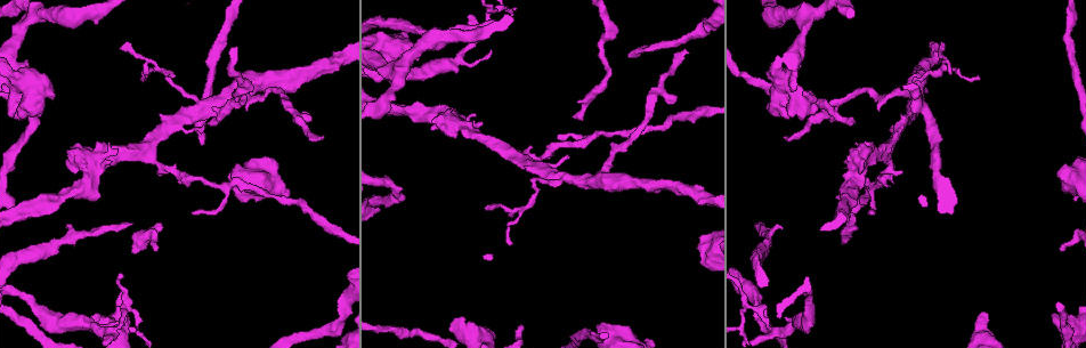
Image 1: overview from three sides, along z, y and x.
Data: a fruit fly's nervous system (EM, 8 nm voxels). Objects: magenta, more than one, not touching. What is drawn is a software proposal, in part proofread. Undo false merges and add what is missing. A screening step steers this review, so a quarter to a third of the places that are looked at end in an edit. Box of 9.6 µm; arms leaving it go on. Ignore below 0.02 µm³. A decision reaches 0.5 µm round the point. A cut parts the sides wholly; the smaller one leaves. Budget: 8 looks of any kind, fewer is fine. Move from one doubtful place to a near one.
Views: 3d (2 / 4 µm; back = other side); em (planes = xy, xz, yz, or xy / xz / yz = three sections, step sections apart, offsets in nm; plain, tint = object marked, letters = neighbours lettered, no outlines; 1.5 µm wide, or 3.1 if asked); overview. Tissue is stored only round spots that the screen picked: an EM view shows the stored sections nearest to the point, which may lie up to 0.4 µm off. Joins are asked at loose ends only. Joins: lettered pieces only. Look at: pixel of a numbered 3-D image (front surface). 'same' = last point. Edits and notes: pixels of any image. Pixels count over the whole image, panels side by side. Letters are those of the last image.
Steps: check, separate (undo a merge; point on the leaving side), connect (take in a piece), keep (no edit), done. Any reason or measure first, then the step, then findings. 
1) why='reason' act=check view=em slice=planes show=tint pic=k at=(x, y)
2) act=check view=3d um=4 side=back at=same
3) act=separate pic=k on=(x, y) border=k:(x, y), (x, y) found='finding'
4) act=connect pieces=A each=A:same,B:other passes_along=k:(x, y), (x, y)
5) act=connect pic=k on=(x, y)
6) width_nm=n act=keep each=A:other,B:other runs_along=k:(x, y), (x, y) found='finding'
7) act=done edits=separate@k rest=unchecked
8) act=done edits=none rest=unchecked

why='end of a long branch' act=check view=em slice=planes show=letters pic=1 at=(210, 123)

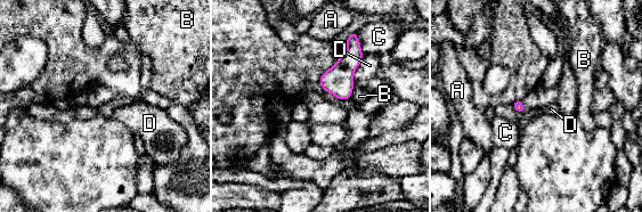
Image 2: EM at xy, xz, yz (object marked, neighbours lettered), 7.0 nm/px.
act=keep each=A:other,B:other,C:other,D:other border=2:(355, 32), (363, 56) found='no lettered piece goes on from it'

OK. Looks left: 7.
why='free end' act=check view=3d um=4 pic=1 at=(755, 224)

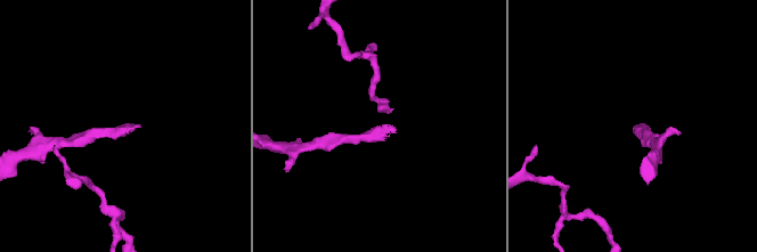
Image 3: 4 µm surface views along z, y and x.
act=check view=em slice=yz step=8 show=letters pic=3 at=(138, 125)

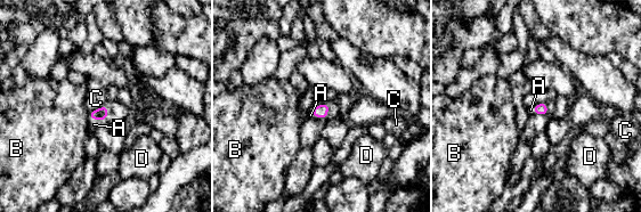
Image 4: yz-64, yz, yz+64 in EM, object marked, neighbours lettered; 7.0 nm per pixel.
why='another direction' act=check view=em slice=planes show=letters at=same

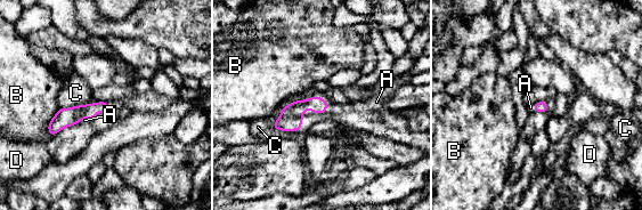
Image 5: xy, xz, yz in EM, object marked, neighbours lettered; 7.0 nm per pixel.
act=connect pieces=A each=A:same,B:other,C:other,D:other passes_along=5:(291, 116), (319, 97), (332, 107) found='the neuron continues'

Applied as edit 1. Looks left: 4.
why='see it whole again' act=check view=overview

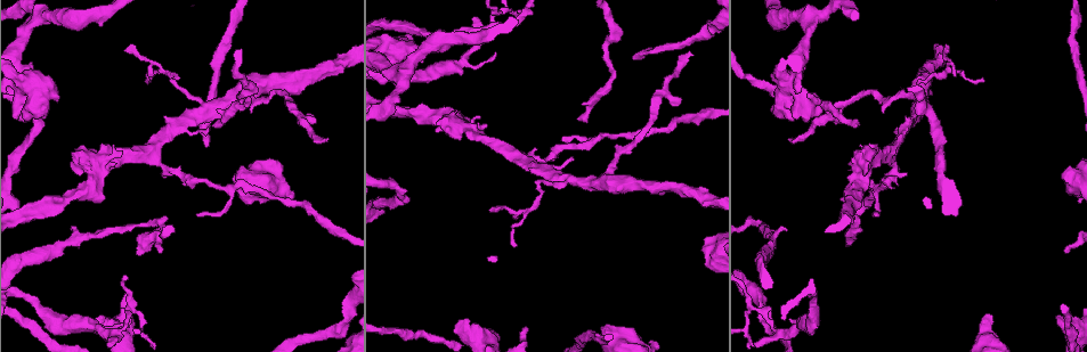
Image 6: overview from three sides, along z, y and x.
why='branch stops here' act=check view=em slice=planes show=letters pic=6 at=(791, 140)

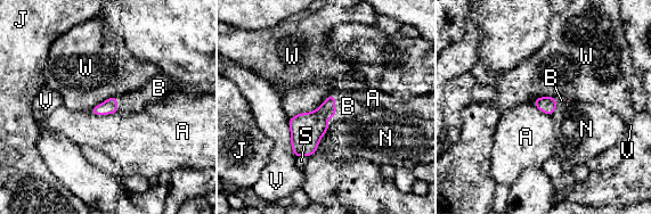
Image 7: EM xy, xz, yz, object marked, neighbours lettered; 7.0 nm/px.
act=connect pieces=B each=A:other,B:same,J:other,N:other,S:other,V:other,W:other found='it goes on there'

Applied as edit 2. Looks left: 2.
act=done edits=connect@5,connect@7 rest=unchecked

